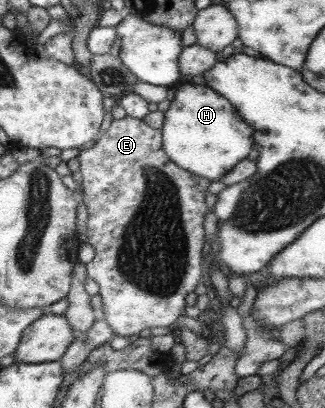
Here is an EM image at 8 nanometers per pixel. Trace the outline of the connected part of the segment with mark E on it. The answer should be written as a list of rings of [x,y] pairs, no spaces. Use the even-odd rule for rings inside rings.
[[[125,116],[124,119],[116,119],[112,121],[112,126],[102,136],[99,136],[96,143],[90,149],[82,150],[77,157],[80,163],[80,173],[82,174],[82,192],[80,196],[84,205],[88,210],[88,243],[94,247],[96,256],[93,261],[86,264],[88,278],[92,278],[99,285],[99,294],[102,298],[104,316],[110,327],[114,330],[116,336],[128,337],[129,335],[139,334],[142,329],[151,329],[157,327],[170,327],[172,323],[179,322],[180,316],[185,313],[186,295],[192,293],[200,279],[202,279],[202,250],[205,239],[205,219],[208,211],[206,205],[206,196],[208,194],[208,186],[211,182],[209,179],[193,175],[190,171],[185,171],[175,165],[162,148],[161,130],[153,129],[146,125],[143,120],[134,119]]]

